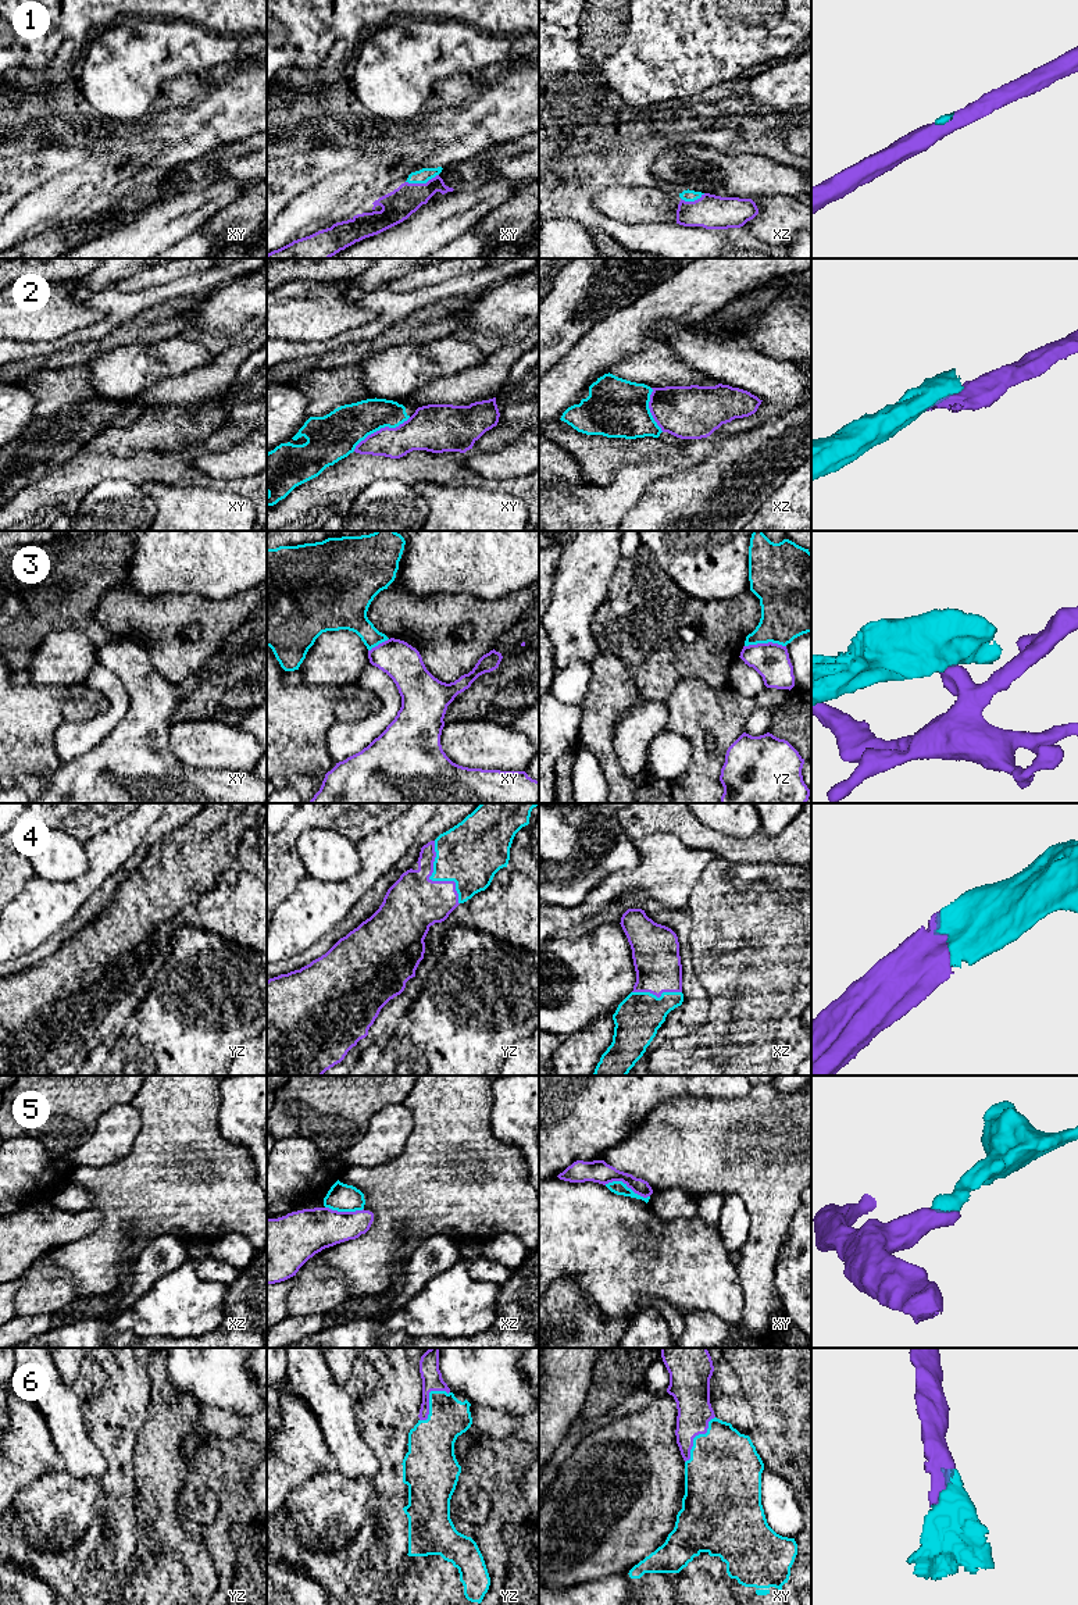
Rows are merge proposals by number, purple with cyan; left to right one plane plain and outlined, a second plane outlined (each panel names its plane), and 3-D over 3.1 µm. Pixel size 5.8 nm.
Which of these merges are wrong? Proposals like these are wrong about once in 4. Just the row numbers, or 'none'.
2, 3, 5

